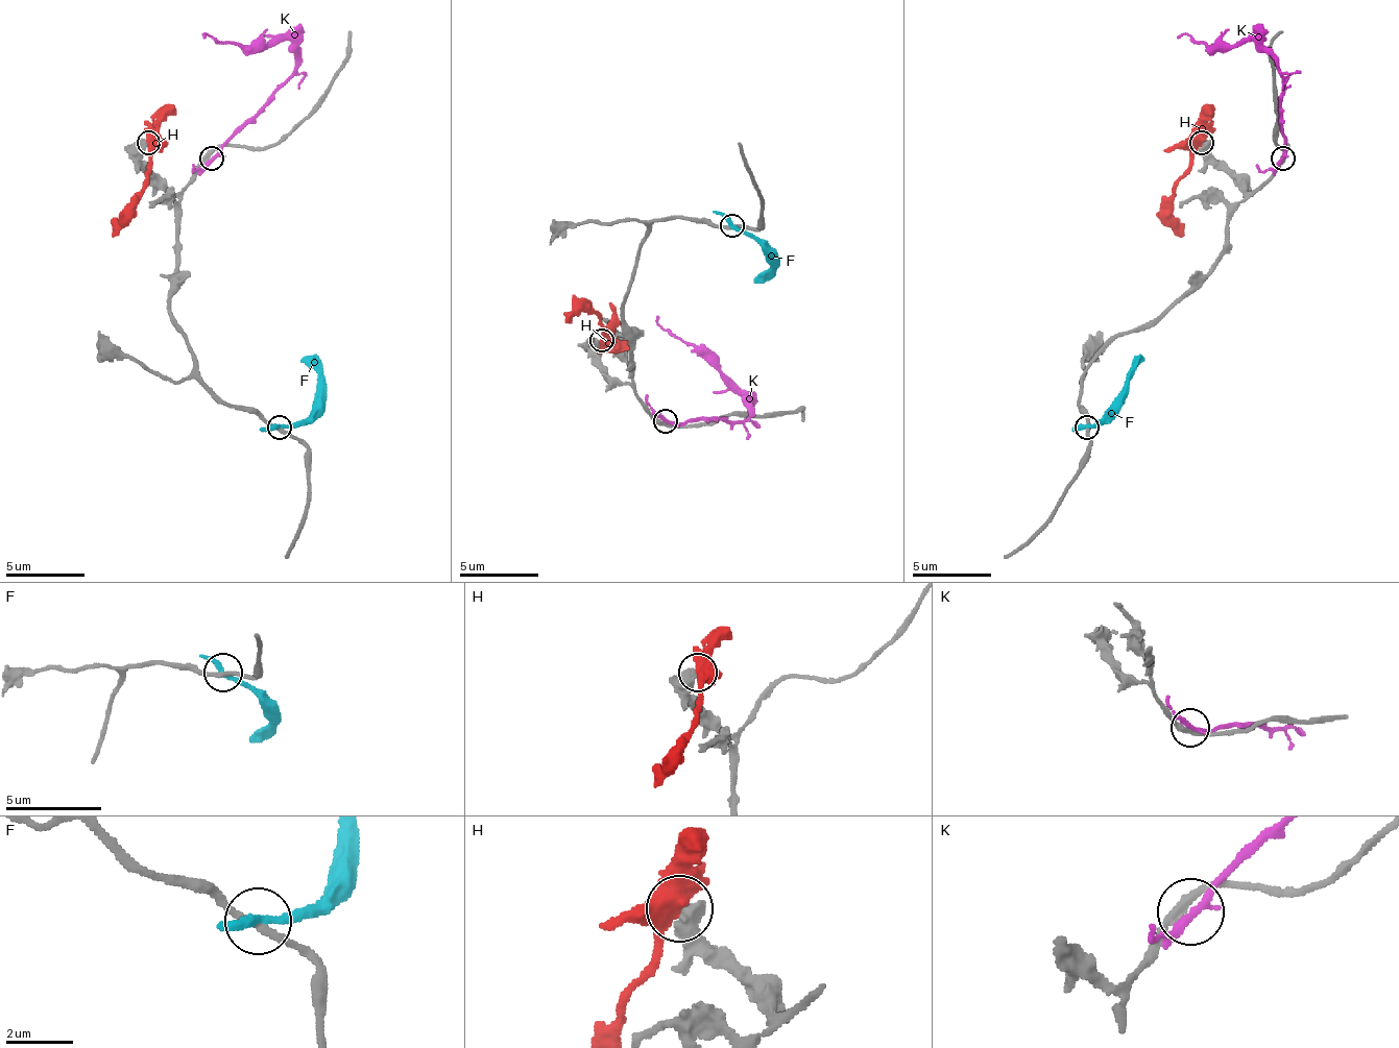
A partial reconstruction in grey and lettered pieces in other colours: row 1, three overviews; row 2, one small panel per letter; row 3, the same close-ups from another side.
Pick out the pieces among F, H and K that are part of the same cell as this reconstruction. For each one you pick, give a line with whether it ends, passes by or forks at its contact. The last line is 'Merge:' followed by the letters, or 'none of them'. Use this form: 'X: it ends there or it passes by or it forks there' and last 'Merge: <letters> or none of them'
Merge: none of them

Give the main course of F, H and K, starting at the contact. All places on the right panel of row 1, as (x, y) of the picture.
F: (1085, 428), (1113, 405), (1129, 372), (1144, 357)
H: (1200, 143), (1184, 175), (1177, 183), (1173, 206), (1180, 238)
K: (1283, 159), (1283, 76), (1268, 52), (1252, 41), (1197, 44), (1184, 32), (1177, 37)

